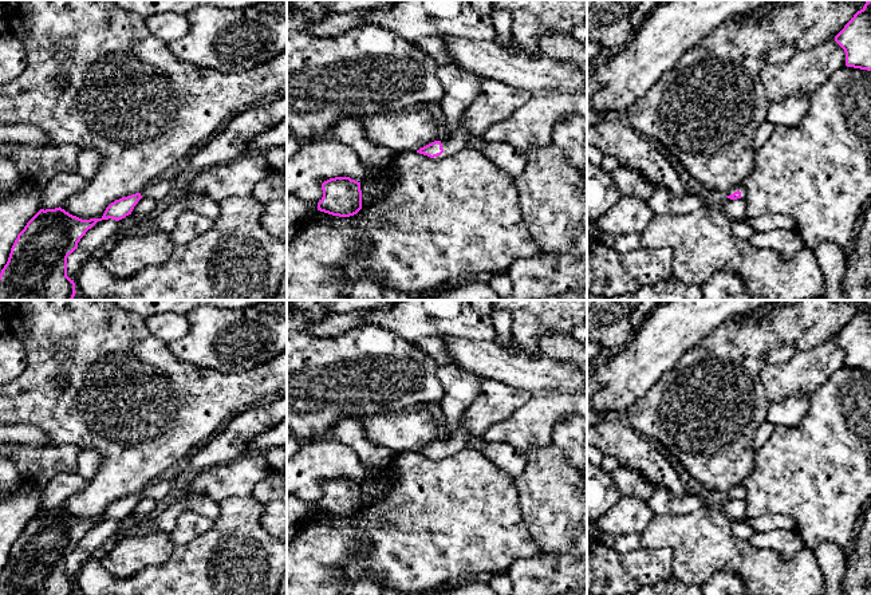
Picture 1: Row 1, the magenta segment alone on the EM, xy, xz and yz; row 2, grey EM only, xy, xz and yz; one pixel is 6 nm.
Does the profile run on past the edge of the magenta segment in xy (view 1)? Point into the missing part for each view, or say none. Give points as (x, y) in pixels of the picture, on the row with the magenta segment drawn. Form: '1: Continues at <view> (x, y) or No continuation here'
1: Continues at xy (158, 189)

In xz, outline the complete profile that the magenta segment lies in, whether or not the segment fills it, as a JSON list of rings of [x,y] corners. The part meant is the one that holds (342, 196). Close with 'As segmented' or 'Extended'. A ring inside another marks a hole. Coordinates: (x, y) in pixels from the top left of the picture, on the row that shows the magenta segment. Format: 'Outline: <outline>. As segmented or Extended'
Outline: [[[335,177],[322,184],[323,197],[318,202],[318,210],[350,217],[362,209],[360,182],[350,177]]]. As segmented

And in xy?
Outline: [[[172,172],[141,193],[111,202],[100,218],[82,220],[64,209],[40,209],[17,235],[0,273],[0,300],[72,300],[75,283],[67,276],[67,257],[98,221],[122,220],[142,197],[162,200],[181,182]]]. Extended

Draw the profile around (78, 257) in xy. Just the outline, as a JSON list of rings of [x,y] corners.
[[[75,249],[67,257],[67,276],[71,280],[75,280],[79,269],[86,264],[86,261],[91,257],[91,255],[84,249]]]

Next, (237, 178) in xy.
[[[245,153],[232,162],[206,168],[188,185],[186,194],[206,196],[213,201],[228,197],[247,197],[263,178],[268,177],[272,166],[264,153]]]

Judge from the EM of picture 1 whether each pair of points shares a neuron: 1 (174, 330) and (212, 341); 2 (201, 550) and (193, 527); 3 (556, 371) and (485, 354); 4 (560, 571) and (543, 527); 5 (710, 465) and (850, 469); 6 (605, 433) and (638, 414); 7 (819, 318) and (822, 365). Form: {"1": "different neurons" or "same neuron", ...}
{"1": "different neurons", "2": "different neurons", "3": "same neuron", "4": "different neurons", "5": "different neurons", "6": "different neurons", "7": "different neurons"}

